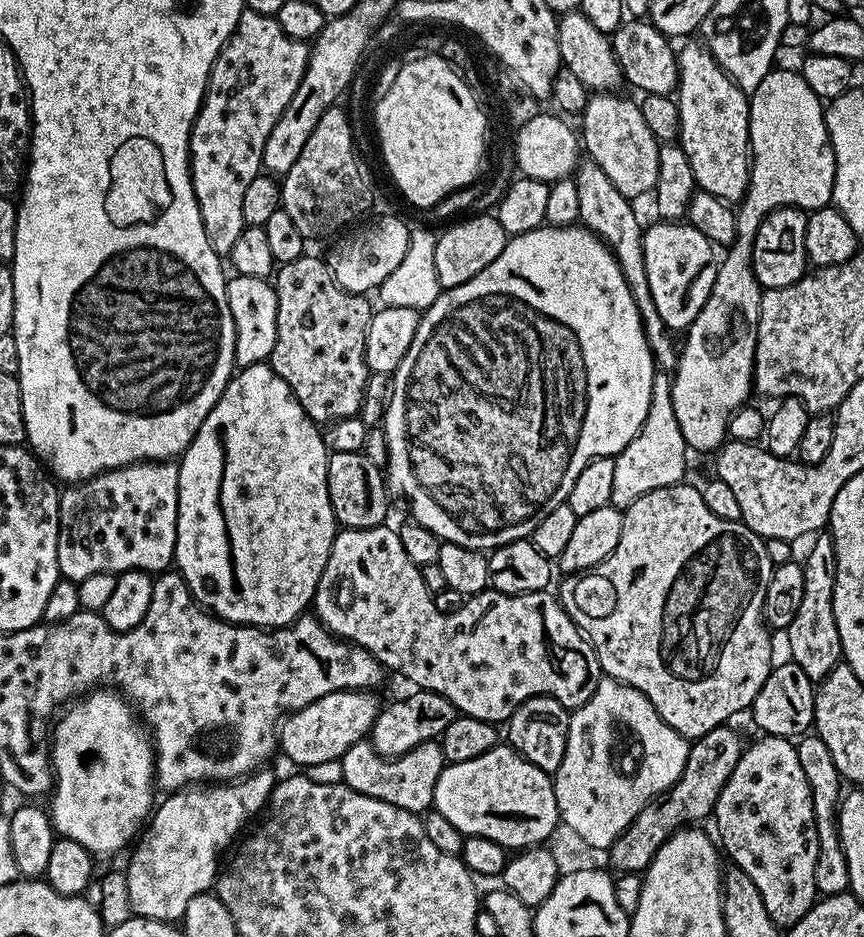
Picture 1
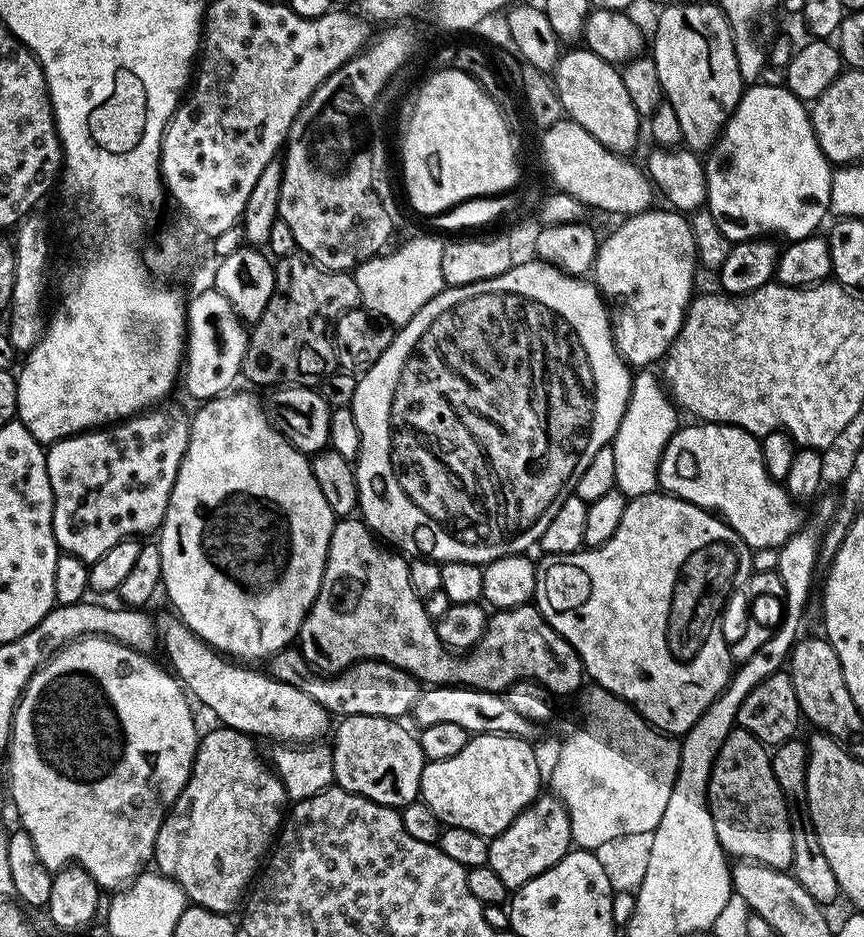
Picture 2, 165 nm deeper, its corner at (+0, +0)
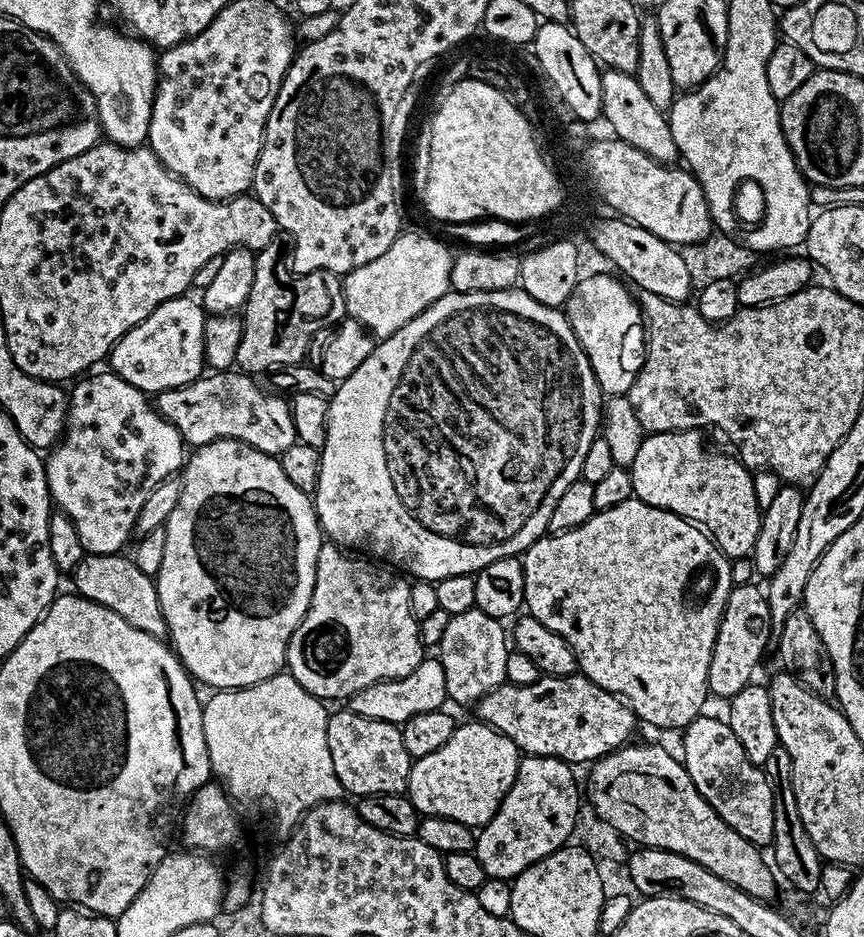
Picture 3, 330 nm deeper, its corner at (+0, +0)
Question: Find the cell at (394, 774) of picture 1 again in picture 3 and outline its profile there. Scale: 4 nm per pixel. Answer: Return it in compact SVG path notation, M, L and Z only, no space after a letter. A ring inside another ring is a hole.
M350 710L333 711L328 718L328 741L330 758L334 758L334 774L338 774L338 782L344 787L345 793L353 792L353 797L356 798L374 794L407 793L408 771L412 769L413 759L402 742L402 734L397 725L355 716Z

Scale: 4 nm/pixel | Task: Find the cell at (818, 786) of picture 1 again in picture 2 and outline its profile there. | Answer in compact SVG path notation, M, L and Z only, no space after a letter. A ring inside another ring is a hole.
M793 738L784 740L771 749L772 769L774 778L778 778L778 786L784 795L784 801L788 804L788 817L792 823L794 834L794 858L792 859L791 875L814 898L814 902L821 906L829 906L837 899L841 899L842 893L838 886L838 878L834 878L834 870L830 870L830 862L826 862L826 854L822 854L822 846L818 846L818 834L812 825L808 799L806 798L806 770L808 769L808 746L803 739Z

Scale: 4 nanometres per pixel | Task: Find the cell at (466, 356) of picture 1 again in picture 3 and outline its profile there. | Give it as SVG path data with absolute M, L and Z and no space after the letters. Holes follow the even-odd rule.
M519 286L493 292L450 290L394 335L383 337L372 350L364 361L357 363L350 378L339 381L337 392L327 401L327 432L324 447L320 449L320 473L314 493L316 516L323 535L348 550L365 548L369 557L379 558L416 580L433 582L475 574L490 566L490 562L507 556L519 557L548 532L550 514L554 506L558 506L558 498L566 494L566 486L581 479L582 461L590 450L590 442L596 440L602 428L600 383L567 315L559 308L544 306Z

